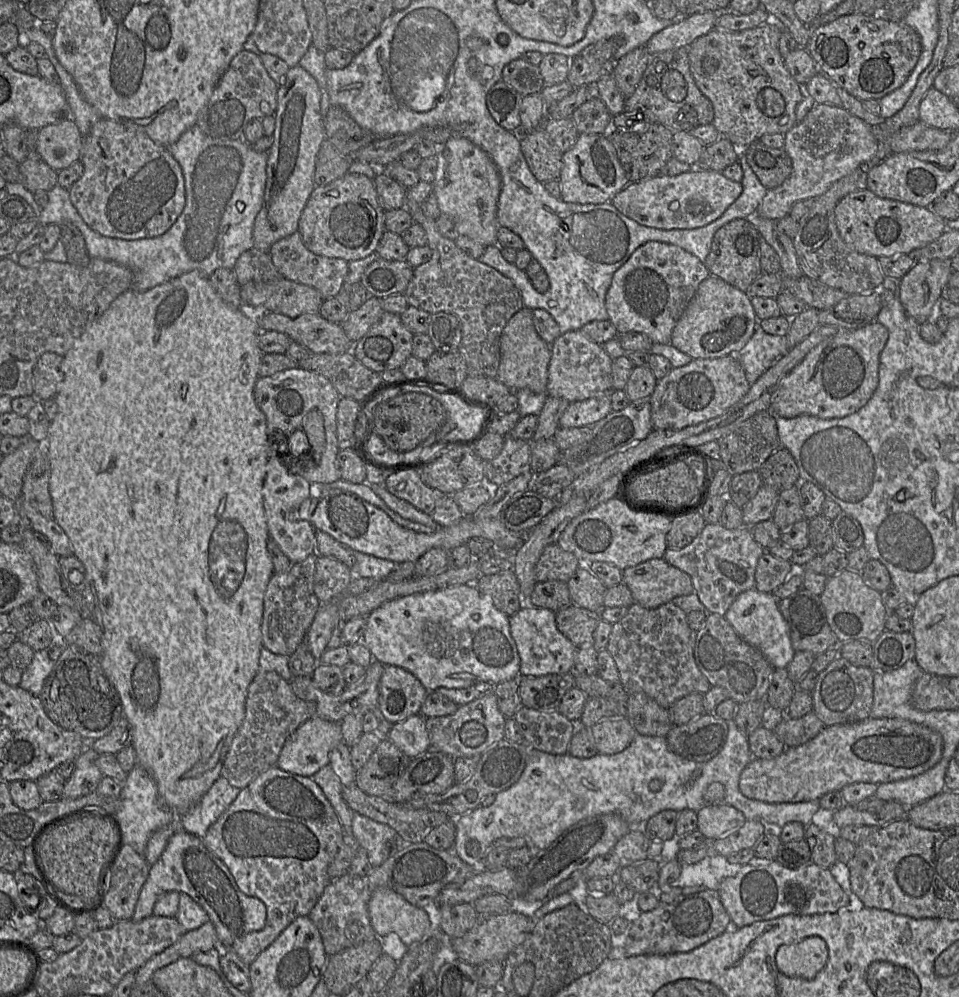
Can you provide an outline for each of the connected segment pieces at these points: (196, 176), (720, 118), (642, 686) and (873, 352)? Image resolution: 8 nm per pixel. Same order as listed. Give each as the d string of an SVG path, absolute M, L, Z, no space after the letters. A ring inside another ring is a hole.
M197 125L187 129L176 142L167 148L181 166L185 181L186 203L183 212L171 228L157 237L125 240L99 234L84 222L70 200L69 191L59 185L48 191L49 201L45 207L39 206L34 200L33 193L21 183L7 182L4 189L9 194L23 197L33 208L36 220L40 225L54 224L61 227L64 224L73 224L76 226L85 239L90 258L114 261L129 268L133 274L129 290L142 293L193 270L211 275L220 268L233 269L238 257L244 251L254 248L253 227L263 204L268 152L255 151L245 140L212 138Z
M773 20L742 31L714 28L687 47L695 83L714 108L712 124L721 137L731 141L739 149L759 141L765 134L785 134L797 123L796 109L804 96L804 87L791 76L785 66L785 59L779 52L782 30Z
M672 602L653 609L637 603L629 606L627 614L613 624L606 648L617 665L620 683L628 694L643 692L660 706L668 709L674 702L689 694L708 692L712 686L699 670L693 655L696 632L687 623L687 613Z
M877 321L827 337L779 382L769 410L782 418L809 415L823 419L843 418L856 412L878 386L880 354L887 339L887 328Z

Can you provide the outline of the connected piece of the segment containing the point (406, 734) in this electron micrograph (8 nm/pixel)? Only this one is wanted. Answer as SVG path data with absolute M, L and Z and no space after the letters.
M420 714L394 723L387 739L394 743L409 758L415 758L430 749L426 718Z

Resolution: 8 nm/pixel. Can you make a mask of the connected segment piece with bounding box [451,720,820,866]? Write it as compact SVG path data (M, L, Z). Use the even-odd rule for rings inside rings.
M733 720L726 721L728 725L728 735L725 742L724 747L722 750L711 760L707 762L695 762L690 761L685 758L682 758L675 753L673 753L664 737L657 737L657 736L644 736L637 733L630 743L630 745L624 749L623 751L612 754L612 755L605 755L605 754L597 754L591 758L578 758L571 756L570 754L562 754L562 755L554 755L550 753L546 753L536 749L529 749L527 751L526 757L526 765L524 771L522 772L520 778L516 783L514 783L508 789L499 792L496 794L495 801L492 805L488 807L478 807L475 810L463 814L454 820L455 827L456 827L456 837L455 843L453 846L453 852L465 863L469 866L478 866L482 865L482 861L486 857L486 854L491 848L493 841L501 837L522 837L527 841L527 847L529 849L541 850L546 848L549 844L551 844L554 840L556 840L567 828L574 825L575 823L579 822L588 817L597 816L601 814L608 814L614 813L620 815L623 819L627 821L627 823L631 826L631 828L641 828L645 822L647 822L652 816L656 815L657 813L663 810L674 810L676 812L680 812L684 809L690 809L695 812L700 810L702 807L706 806L707 803L704 800L704 793L707 787L713 782L720 782L725 787L725 796L720 801L722 804L727 804L733 806L737 810L741 811L742 814L745 816L747 820L759 820L765 823L770 829L778 830L781 829L785 824L789 822L799 822L804 826L812 824L812 817L820 808L819 800L811 800L807 802L797 802L797 803L766 803L763 801L749 799L745 797L739 790L739 780L740 775L743 769L748 765L748 763L753 759L753 754L749 748L748 744L748 735L741 732L739 728L736 726Z

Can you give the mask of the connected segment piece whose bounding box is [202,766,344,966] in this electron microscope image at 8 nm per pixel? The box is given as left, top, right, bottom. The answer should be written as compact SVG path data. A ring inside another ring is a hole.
M276 766L267 769L257 776L247 787L241 789L239 795L229 808L209 827L206 835L202 838L205 847L224 862L237 886L244 894L258 898L266 906L267 916L264 928L260 931L253 931L241 936L233 944L232 950L246 965L249 966L297 917L308 916L310 914L311 910L320 899L324 889L331 881L328 876L328 866L338 852L343 840L343 835L343 825L338 814L316 782L311 777L292 774Z

